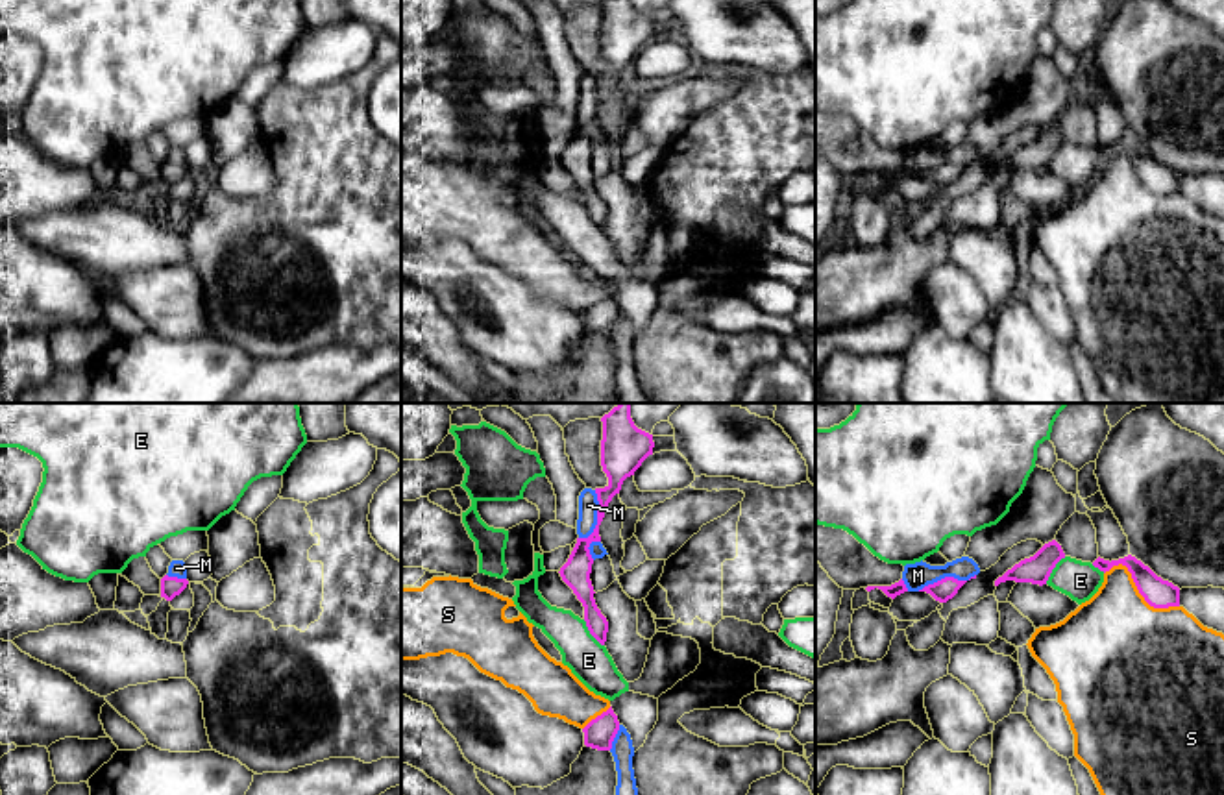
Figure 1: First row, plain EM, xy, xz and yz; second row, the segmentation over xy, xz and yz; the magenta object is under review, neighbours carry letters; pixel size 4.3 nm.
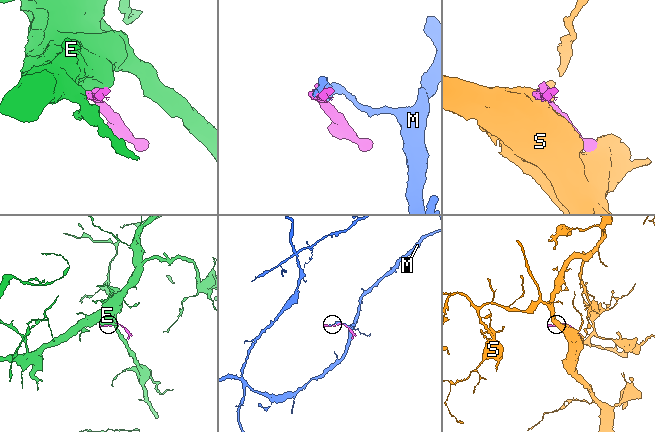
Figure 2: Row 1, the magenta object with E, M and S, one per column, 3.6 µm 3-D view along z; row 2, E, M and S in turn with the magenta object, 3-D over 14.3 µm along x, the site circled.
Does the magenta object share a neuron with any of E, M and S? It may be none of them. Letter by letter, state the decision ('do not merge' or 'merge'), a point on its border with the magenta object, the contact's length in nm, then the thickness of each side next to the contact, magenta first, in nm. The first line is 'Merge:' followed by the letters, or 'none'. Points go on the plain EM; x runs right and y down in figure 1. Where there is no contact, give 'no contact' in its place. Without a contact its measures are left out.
Merge: none
E: do not merge; meets magenta in yz at (1052, 154); contact 150 nm long; 120 nm thick on the magenta side, 170 nm on the other
M: do not merge; meets magenta in yz at (945, 163); contact 260 nm long; 90 nm thick on the magenta side, 120 nm on the other
S: do not merge; meets magenta in yz at (1138, 174); contact 360 nm long; 130 nm thick on the magenta side, 440 nm on the other

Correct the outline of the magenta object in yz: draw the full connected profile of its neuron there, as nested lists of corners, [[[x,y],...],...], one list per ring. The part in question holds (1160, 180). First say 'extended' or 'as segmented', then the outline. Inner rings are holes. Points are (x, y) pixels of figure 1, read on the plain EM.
as segmented; [[[1128,141],[1124,144],[1111,146],[1111,148],[1098,142],[1093,148],[1093,152],[1104,159],[1119,150],[1128,153],[1139,179],[1144,183],[1144,187],[1150,192],[1154,194],[1180,192],[1180,174],[1157,163],[1148,152],[1144,152],[1135,142]]]

